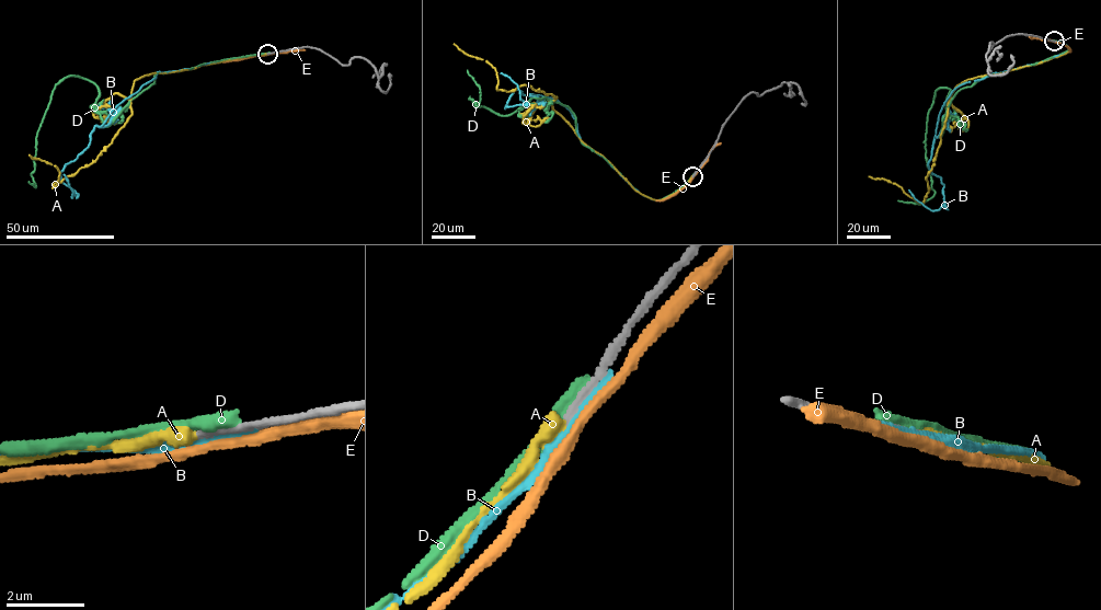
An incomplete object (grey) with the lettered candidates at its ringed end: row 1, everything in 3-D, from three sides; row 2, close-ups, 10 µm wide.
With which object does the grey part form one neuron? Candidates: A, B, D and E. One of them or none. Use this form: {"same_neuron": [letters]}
{"same_neuron": ["A"]}

